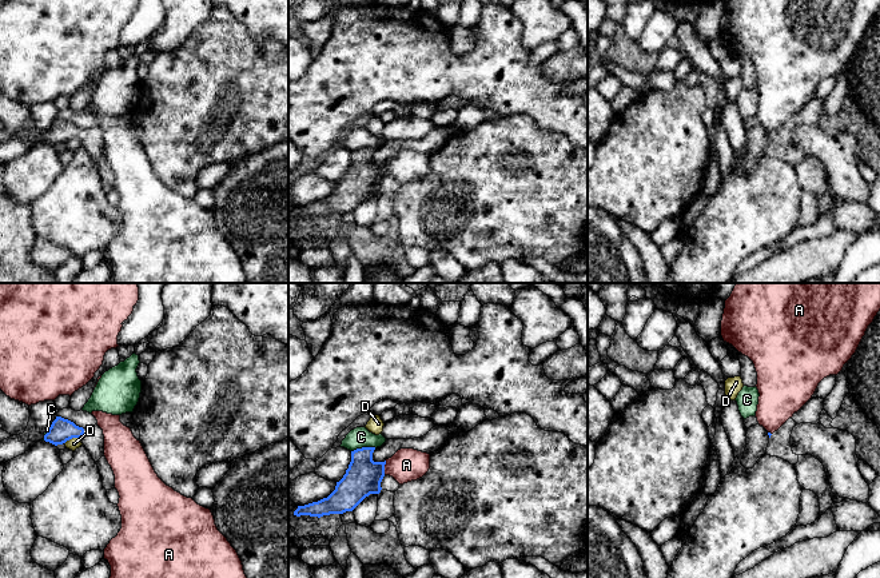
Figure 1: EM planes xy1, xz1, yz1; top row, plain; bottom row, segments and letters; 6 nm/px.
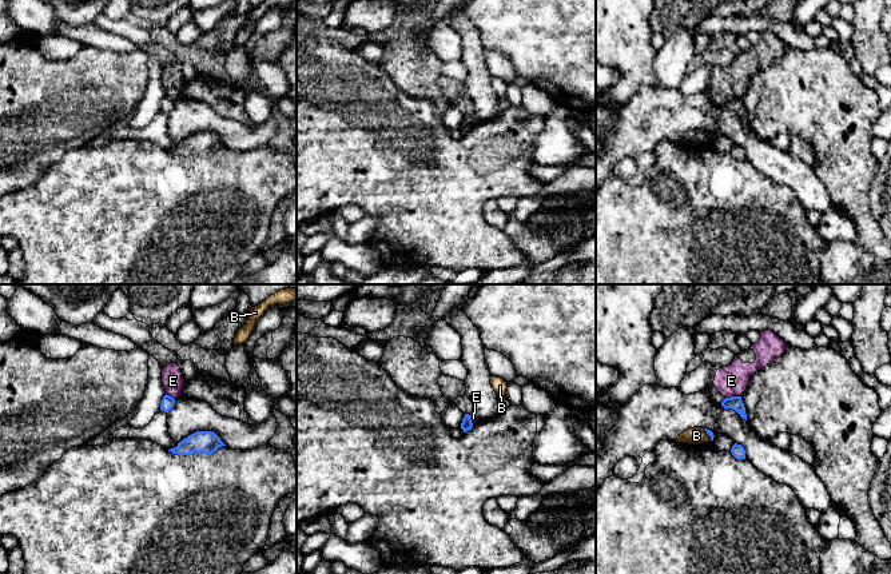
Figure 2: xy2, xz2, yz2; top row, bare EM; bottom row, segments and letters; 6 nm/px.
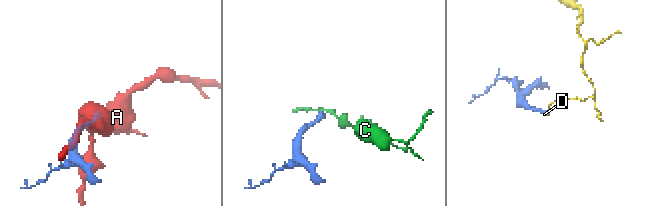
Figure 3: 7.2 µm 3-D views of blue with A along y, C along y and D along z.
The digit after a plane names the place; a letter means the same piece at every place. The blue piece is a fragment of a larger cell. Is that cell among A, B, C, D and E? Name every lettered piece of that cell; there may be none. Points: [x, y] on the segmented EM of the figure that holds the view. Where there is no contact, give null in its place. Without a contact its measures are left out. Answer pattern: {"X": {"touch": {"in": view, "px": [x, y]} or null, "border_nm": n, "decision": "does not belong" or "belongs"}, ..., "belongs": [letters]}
{"A": {"touch": {"in": "xz1", "px": [383, 467]}, "border_nm": 90, "decision": "does not belong"}, "B": {"touch": {"in": "yz2", "px": [708, 434]}, "border_nm": 90, "decision": "does not belong"}, "C": {"touch": {"in": "xz1", "px": [363, 447]}, "border_nm": 150, "decision": "does not belong"}, "D": {"touch": {"in": "xy1", "px": [71, 438]}, "border_nm": 100, "decision": "does not belong"}, "E": {"touch": {"in": "yz2", "px": [732, 397]}, "border_nm": 90, "decision": "does not belong"}, "belongs": []}

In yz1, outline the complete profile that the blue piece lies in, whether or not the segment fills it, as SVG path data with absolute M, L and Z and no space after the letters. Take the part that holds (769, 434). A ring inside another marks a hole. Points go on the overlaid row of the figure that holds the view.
M760 424L748 428L746 447L741 459L741 465L745 469L754 467L757 461L765 455L771 435L772 434Z

